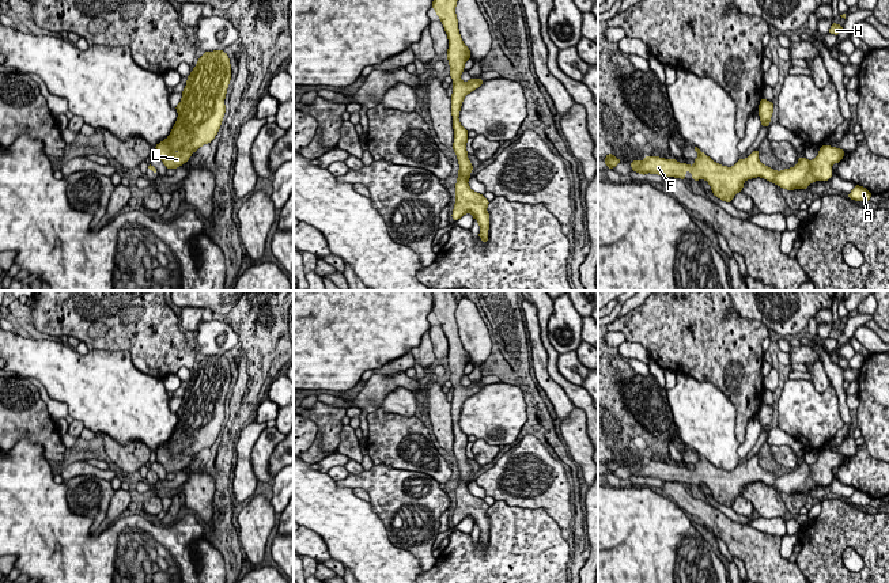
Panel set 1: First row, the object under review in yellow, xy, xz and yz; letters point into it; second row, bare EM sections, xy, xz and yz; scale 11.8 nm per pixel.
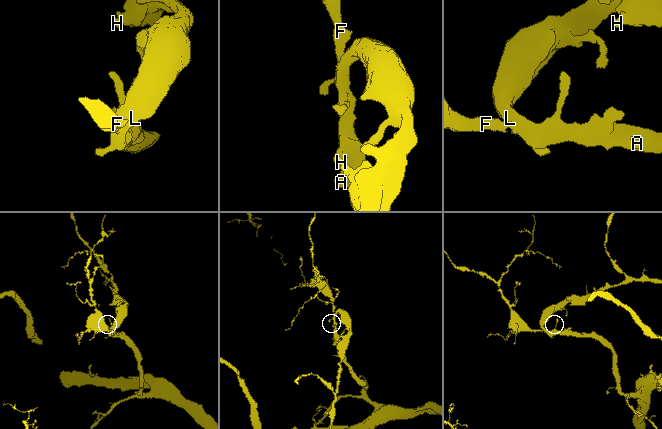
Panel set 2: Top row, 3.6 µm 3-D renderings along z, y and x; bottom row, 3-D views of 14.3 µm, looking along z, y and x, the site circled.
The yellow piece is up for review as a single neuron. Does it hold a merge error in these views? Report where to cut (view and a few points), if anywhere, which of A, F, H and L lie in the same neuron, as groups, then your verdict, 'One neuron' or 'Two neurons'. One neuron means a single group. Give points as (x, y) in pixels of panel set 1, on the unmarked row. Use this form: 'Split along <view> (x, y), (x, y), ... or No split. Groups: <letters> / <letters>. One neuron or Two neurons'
No split. Groups: A F H L. One neuron

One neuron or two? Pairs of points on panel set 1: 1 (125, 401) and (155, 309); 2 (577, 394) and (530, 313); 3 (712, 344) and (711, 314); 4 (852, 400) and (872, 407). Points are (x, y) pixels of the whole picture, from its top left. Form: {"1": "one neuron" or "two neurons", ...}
{"1": "two neurons", "2": "two neurons", "3": "one neuron", "4": "two neurons"}

